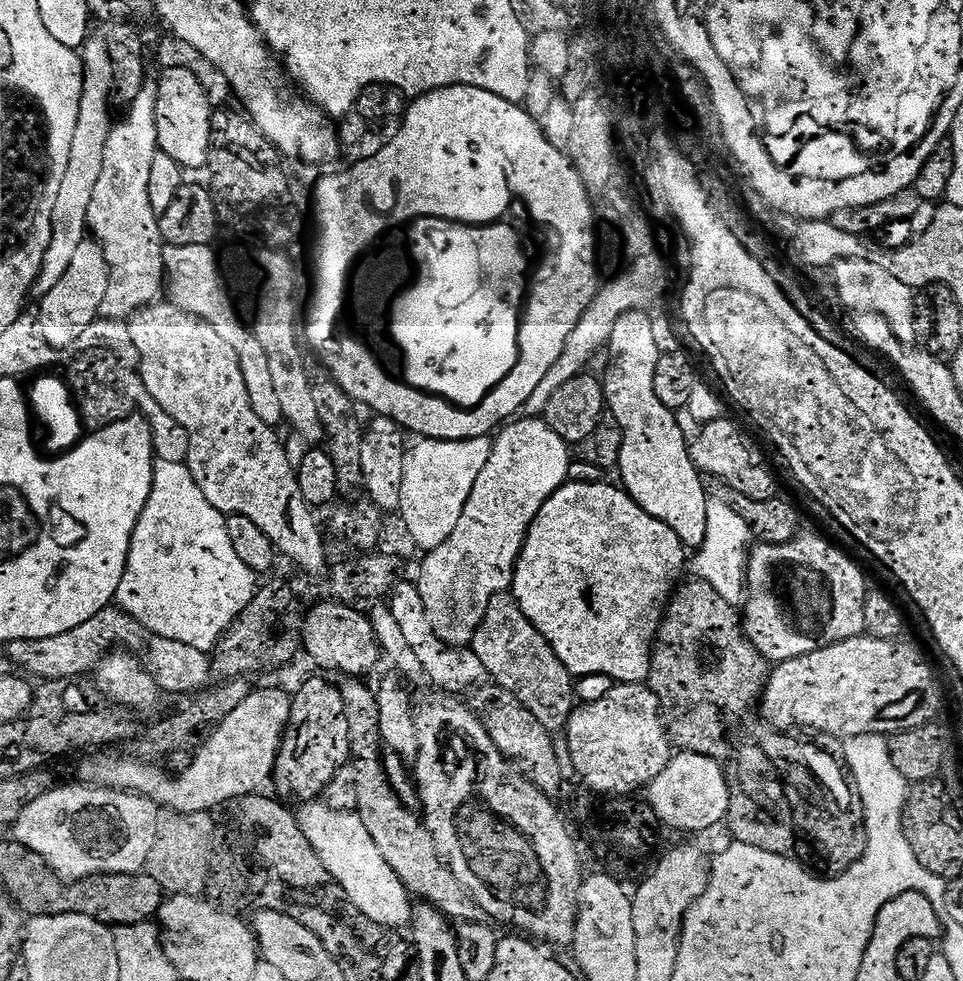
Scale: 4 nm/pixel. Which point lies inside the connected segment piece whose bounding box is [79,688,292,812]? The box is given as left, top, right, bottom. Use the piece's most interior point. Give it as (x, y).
(240, 757)

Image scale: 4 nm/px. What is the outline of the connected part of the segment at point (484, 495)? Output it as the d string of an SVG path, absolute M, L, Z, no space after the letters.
M516 418L505 423L495 433L490 450L490 459L482 474L478 474L478 482L474 482L474 490L470 490L470 498L466 502L466 510L462 510L462 518L458 518L458 526L454 526L454 534L442 542L442 546L431 549L420 568L418 587L424 617L430 622L433 634L443 644L451 648L467 649L472 643L474 634L495 596L505 595L512 587L512 579L516 573L516 563L524 543L528 537L534 518L538 518L538 510L568 480L570 463L569 445L564 443L554 430L550 430L543 418Z

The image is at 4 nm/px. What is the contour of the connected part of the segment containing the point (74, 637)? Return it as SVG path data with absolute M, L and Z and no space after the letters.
M116 606L103 608L94 614L94 618L82 622L82 626L66 630L66 634L54 634L54 638L10 642L6 646L6 659L13 669L19 670L25 677L37 676L40 682L72 682L80 678L76 676L84 676L88 671L89 675L101 660L117 650L135 657L144 671L156 679L156 685L164 694L173 692L176 696L191 697L203 693L209 687L208 680L213 679L209 653L147 632L138 621Z

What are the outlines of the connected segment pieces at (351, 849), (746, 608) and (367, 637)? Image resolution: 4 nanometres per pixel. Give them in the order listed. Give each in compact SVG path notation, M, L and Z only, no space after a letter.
M308 802L301 808L304 809L299 809L298 819L306 842L314 846L314 854L322 858L325 873L336 879L345 898L361 912L357 913L368 924L377 924L385 930L407 929L412 922L413 901L398 874L386 866L386 858L382 858L378 846L374 846L374 838L370 838L366 826L362 826L359 815L356 812L330 810L330 806L323 802Z
M797 534L793 540L786 544L765 544L757 543L751 549L746 569L746 601L742 606L742 627L744 633L748 635L748 641L764 655L769 662L779 662L798 658L810 654L814 650L822 650L826 646L834 646L843 640L849 640L855 636L865 635L864 630L864 600L870 591L869 585L864 585L864 572L847 556L844 552L839 552L832 544L827 544L820 536L804 536Z
M327 602L328 604L316 604L308 612L308 617L302 620L302 648L308 656L325 673L340 672L341 677L355 676L367 677L367 672L376 668L376 663L382 660L382 651L376 640L375 630L372 629L369 617L362 611L355 612L355 607L339 602Z

